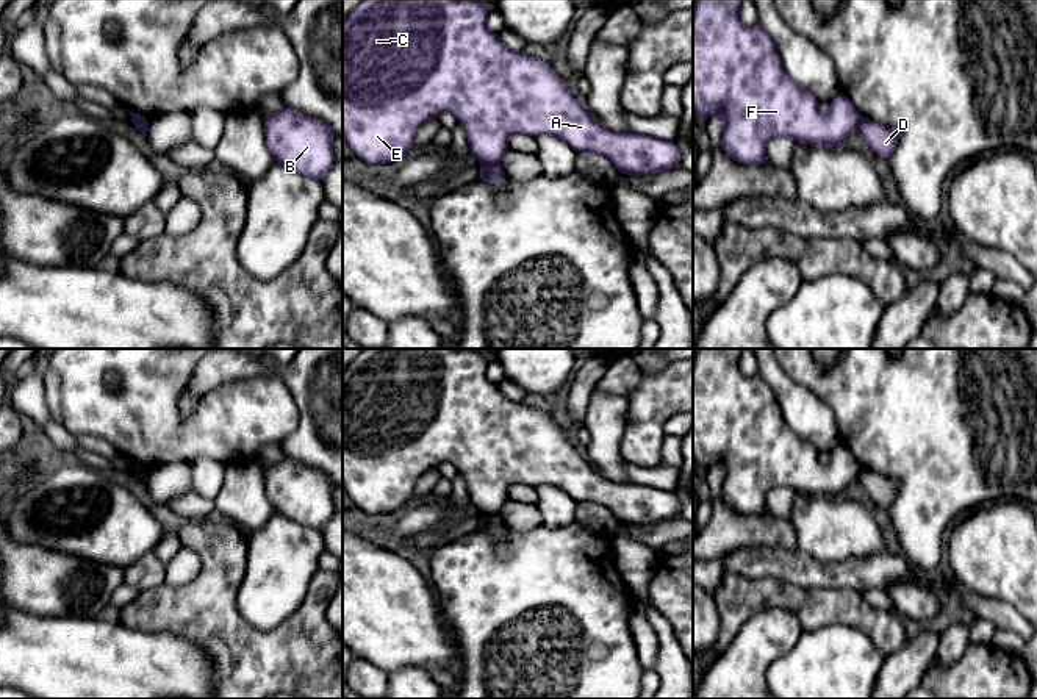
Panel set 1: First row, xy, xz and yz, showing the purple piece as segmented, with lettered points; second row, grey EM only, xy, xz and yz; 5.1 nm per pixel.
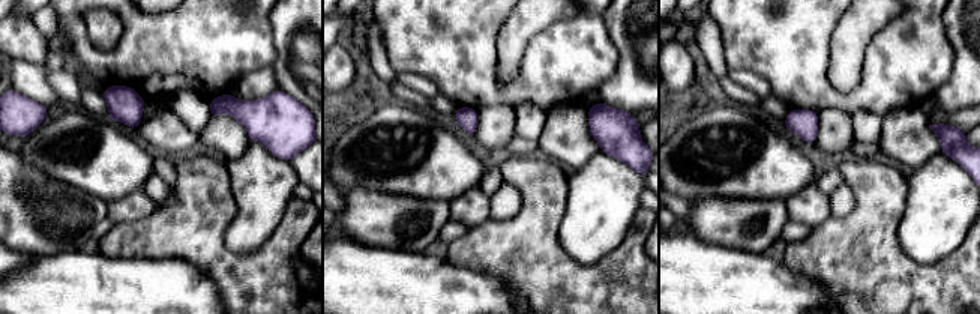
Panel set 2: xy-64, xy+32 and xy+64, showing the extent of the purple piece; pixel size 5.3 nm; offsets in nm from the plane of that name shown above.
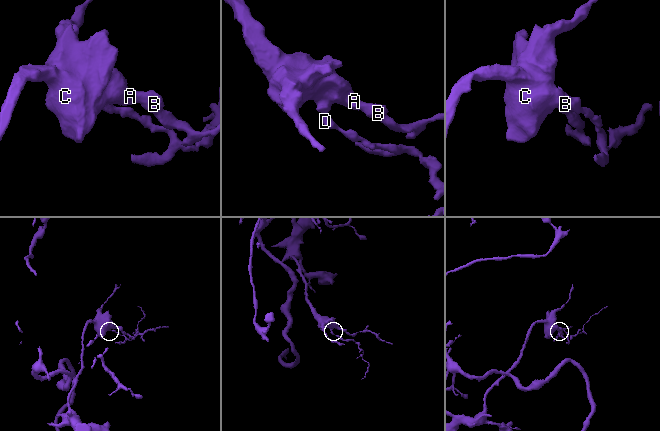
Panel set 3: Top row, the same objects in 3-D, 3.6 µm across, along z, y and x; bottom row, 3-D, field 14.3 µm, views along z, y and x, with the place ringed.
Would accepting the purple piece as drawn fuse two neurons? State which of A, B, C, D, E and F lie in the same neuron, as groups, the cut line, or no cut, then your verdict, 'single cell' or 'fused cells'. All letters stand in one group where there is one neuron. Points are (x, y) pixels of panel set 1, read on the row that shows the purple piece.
A B C E F / D | xz (484, 163), (498, 164) | fused cells

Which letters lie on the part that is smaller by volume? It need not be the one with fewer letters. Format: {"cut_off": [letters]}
{"cut_off": ["D"]}

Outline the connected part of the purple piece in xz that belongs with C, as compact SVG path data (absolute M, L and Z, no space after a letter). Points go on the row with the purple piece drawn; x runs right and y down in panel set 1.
M361 0L343 20L343 138L355 155L369 164L385 164L399 160L411 150L413 139L421 125L438 117L441 113L452 113L463 125L469 141L469 153L482 164L499 164L508 150L508 138L515 133L529 136L554 136L566 142L576 153L599 153L607 156L623 175L658 174L674 169L680 161L680 149L674 141L655 139L638 133L618 133L597 122L597 119L580 106L566 81L551 64L527 56L521 50L504 45L499 34L486 25L491 6L477 0Z

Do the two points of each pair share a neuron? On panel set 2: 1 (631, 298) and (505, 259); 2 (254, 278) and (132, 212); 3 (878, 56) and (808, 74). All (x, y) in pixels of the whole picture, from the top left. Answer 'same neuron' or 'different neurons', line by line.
1: same neuron
2: different neurons
3: same neuron

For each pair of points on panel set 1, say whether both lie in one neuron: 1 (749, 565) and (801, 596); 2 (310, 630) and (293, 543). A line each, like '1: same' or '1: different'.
1: different
2: different

